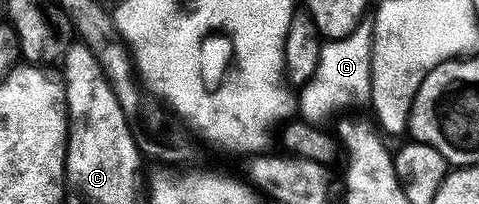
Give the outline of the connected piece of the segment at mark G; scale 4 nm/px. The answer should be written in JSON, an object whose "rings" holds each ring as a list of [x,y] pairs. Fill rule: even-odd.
{"rings":[[[364,18],[363,21],[350,33],[341,39],[329,39],[321,42],[318,53],[318,65],[310,77],[310,81],[298,91],[298,111],[309,123],[323,124],[323,119],[328,119],[338,111],[346,107],[360,107],[372,102],[372,21],[371,18]]]}

